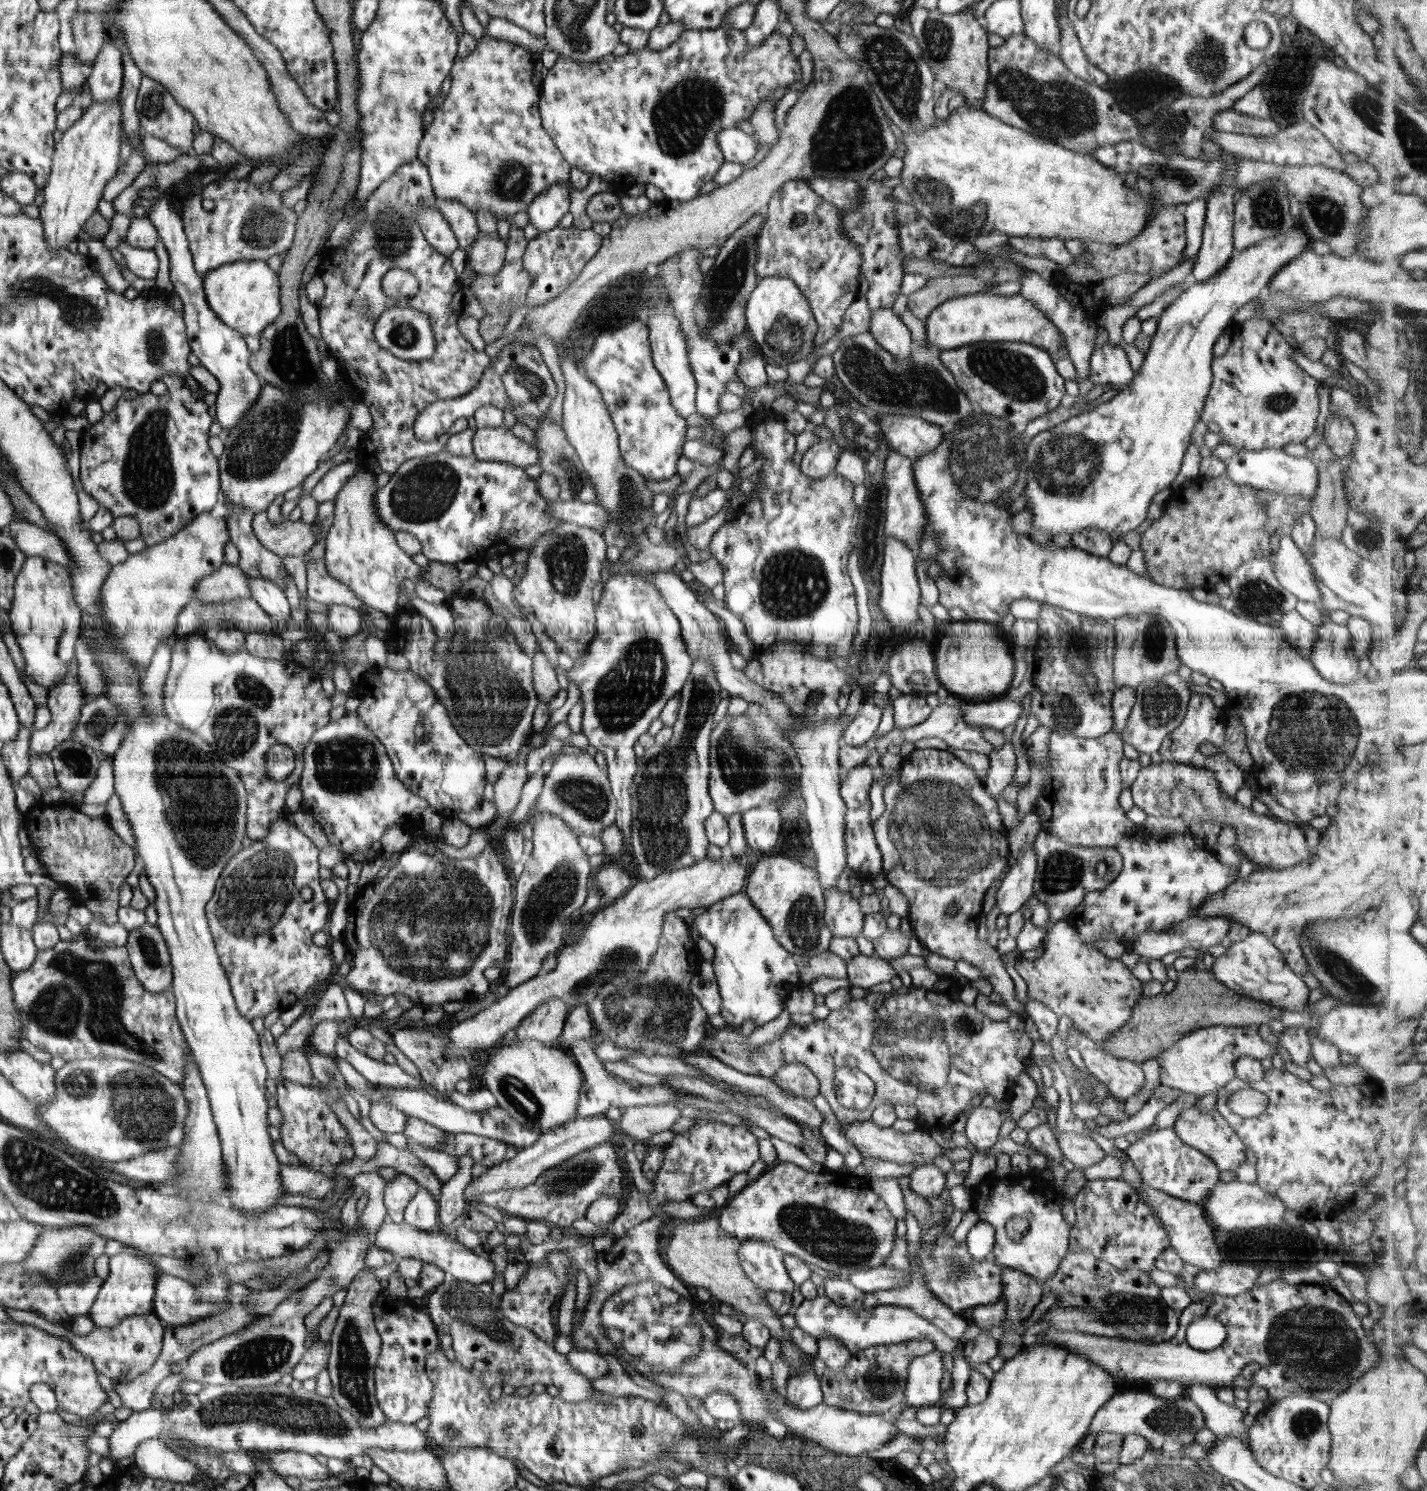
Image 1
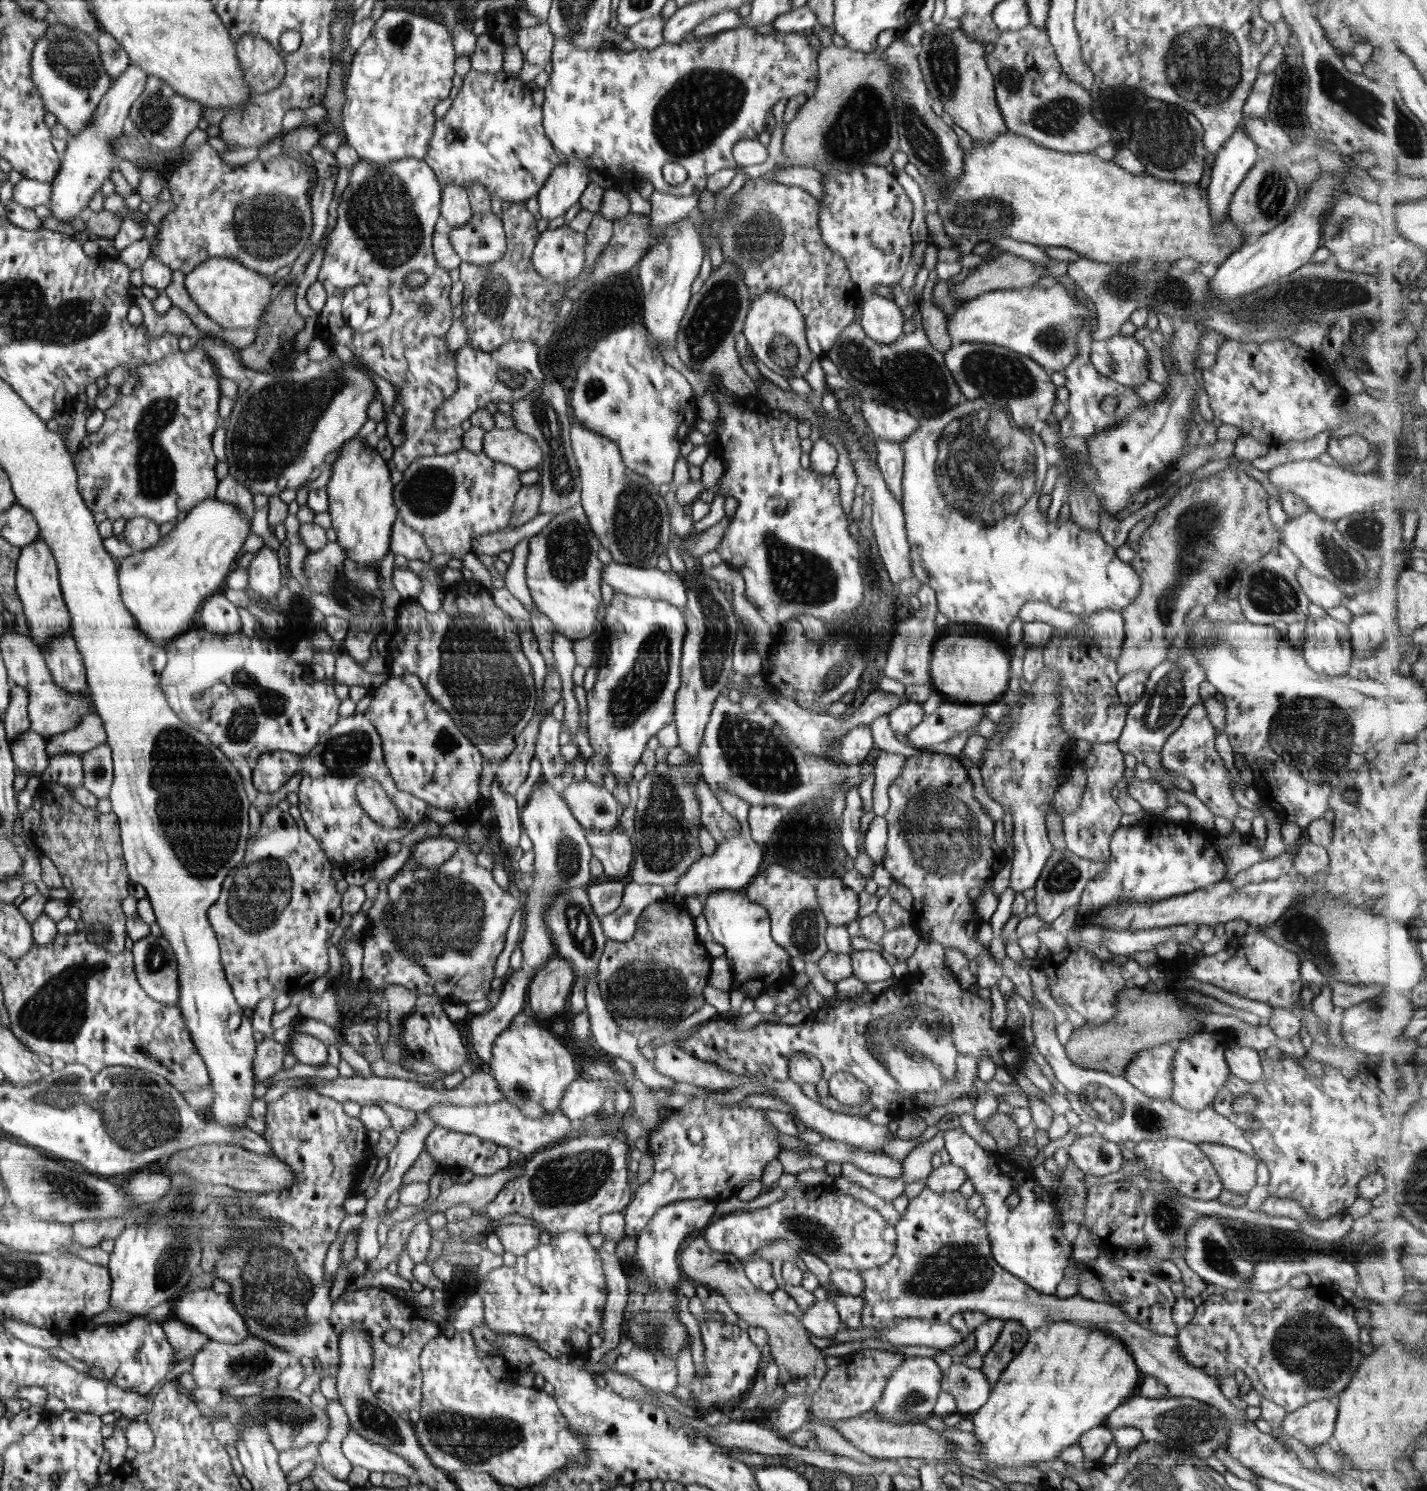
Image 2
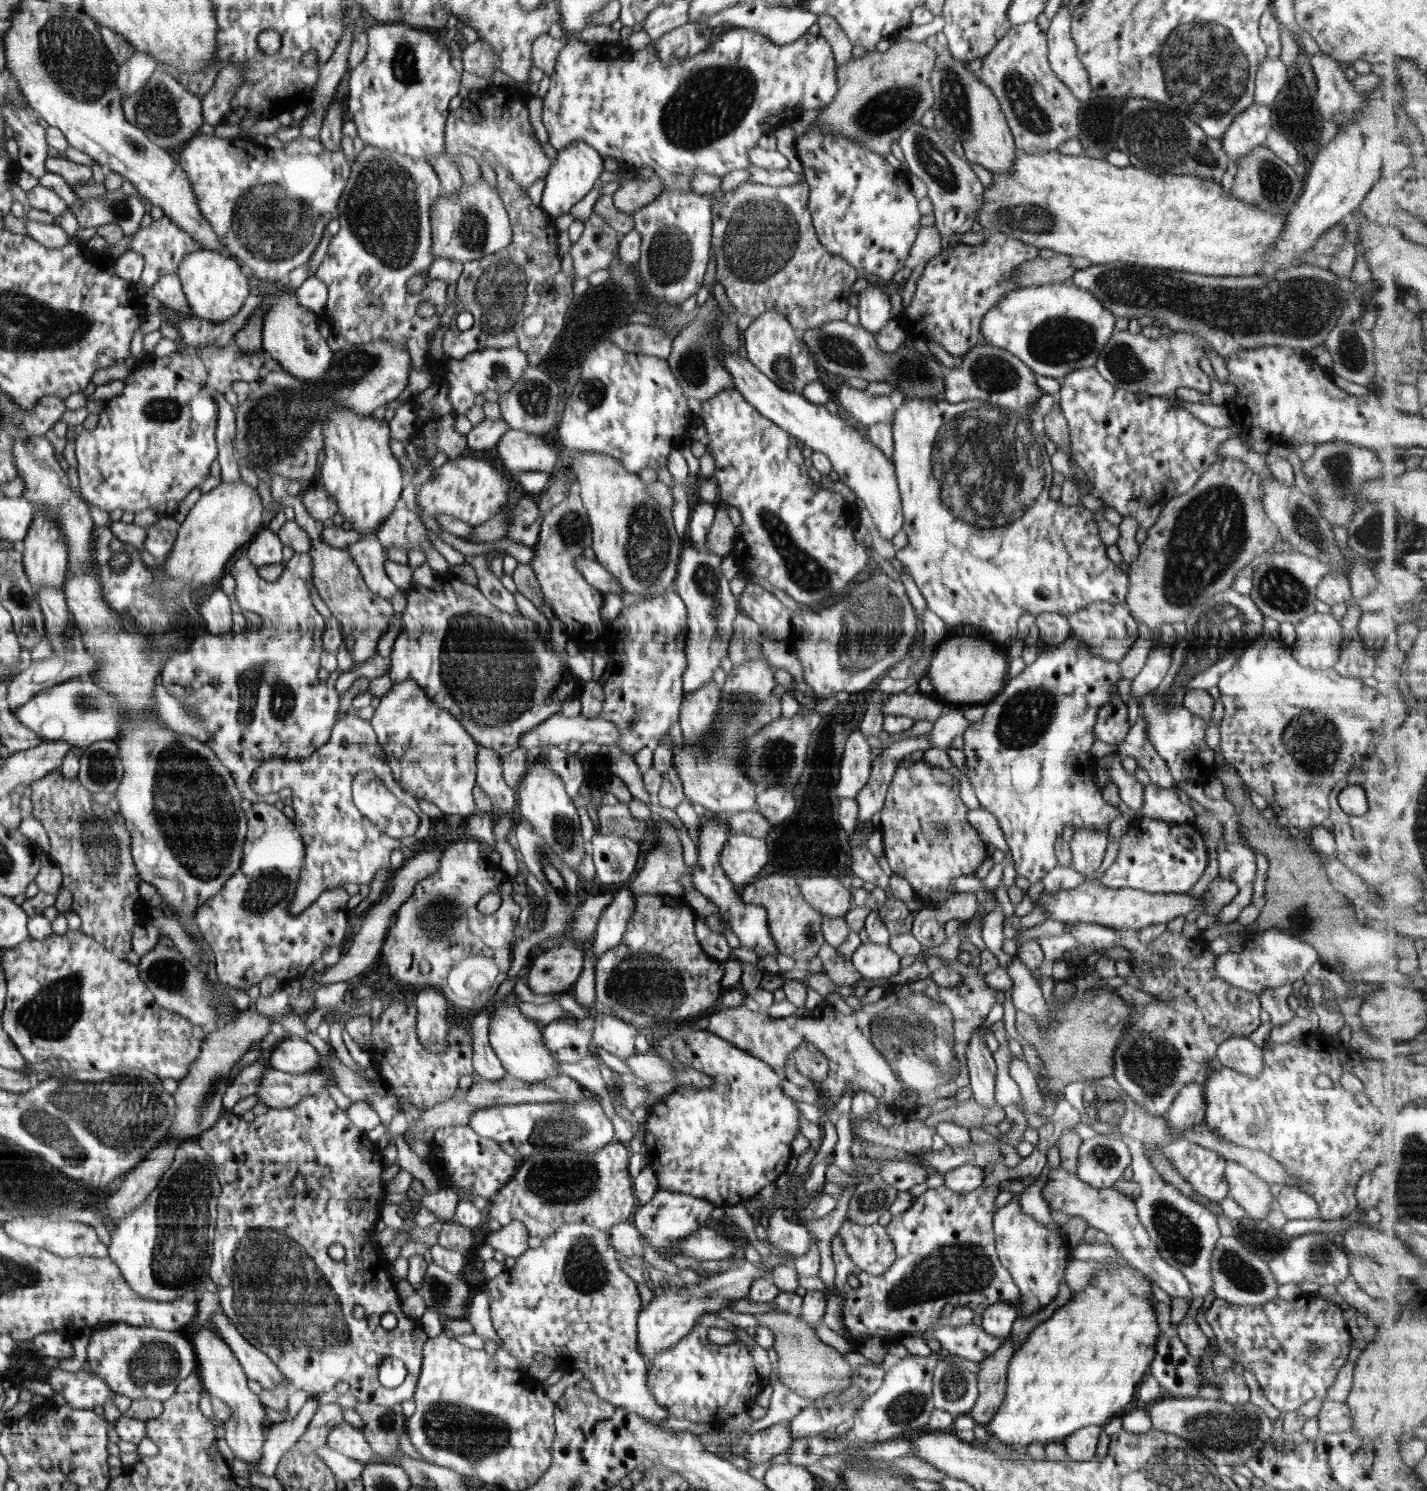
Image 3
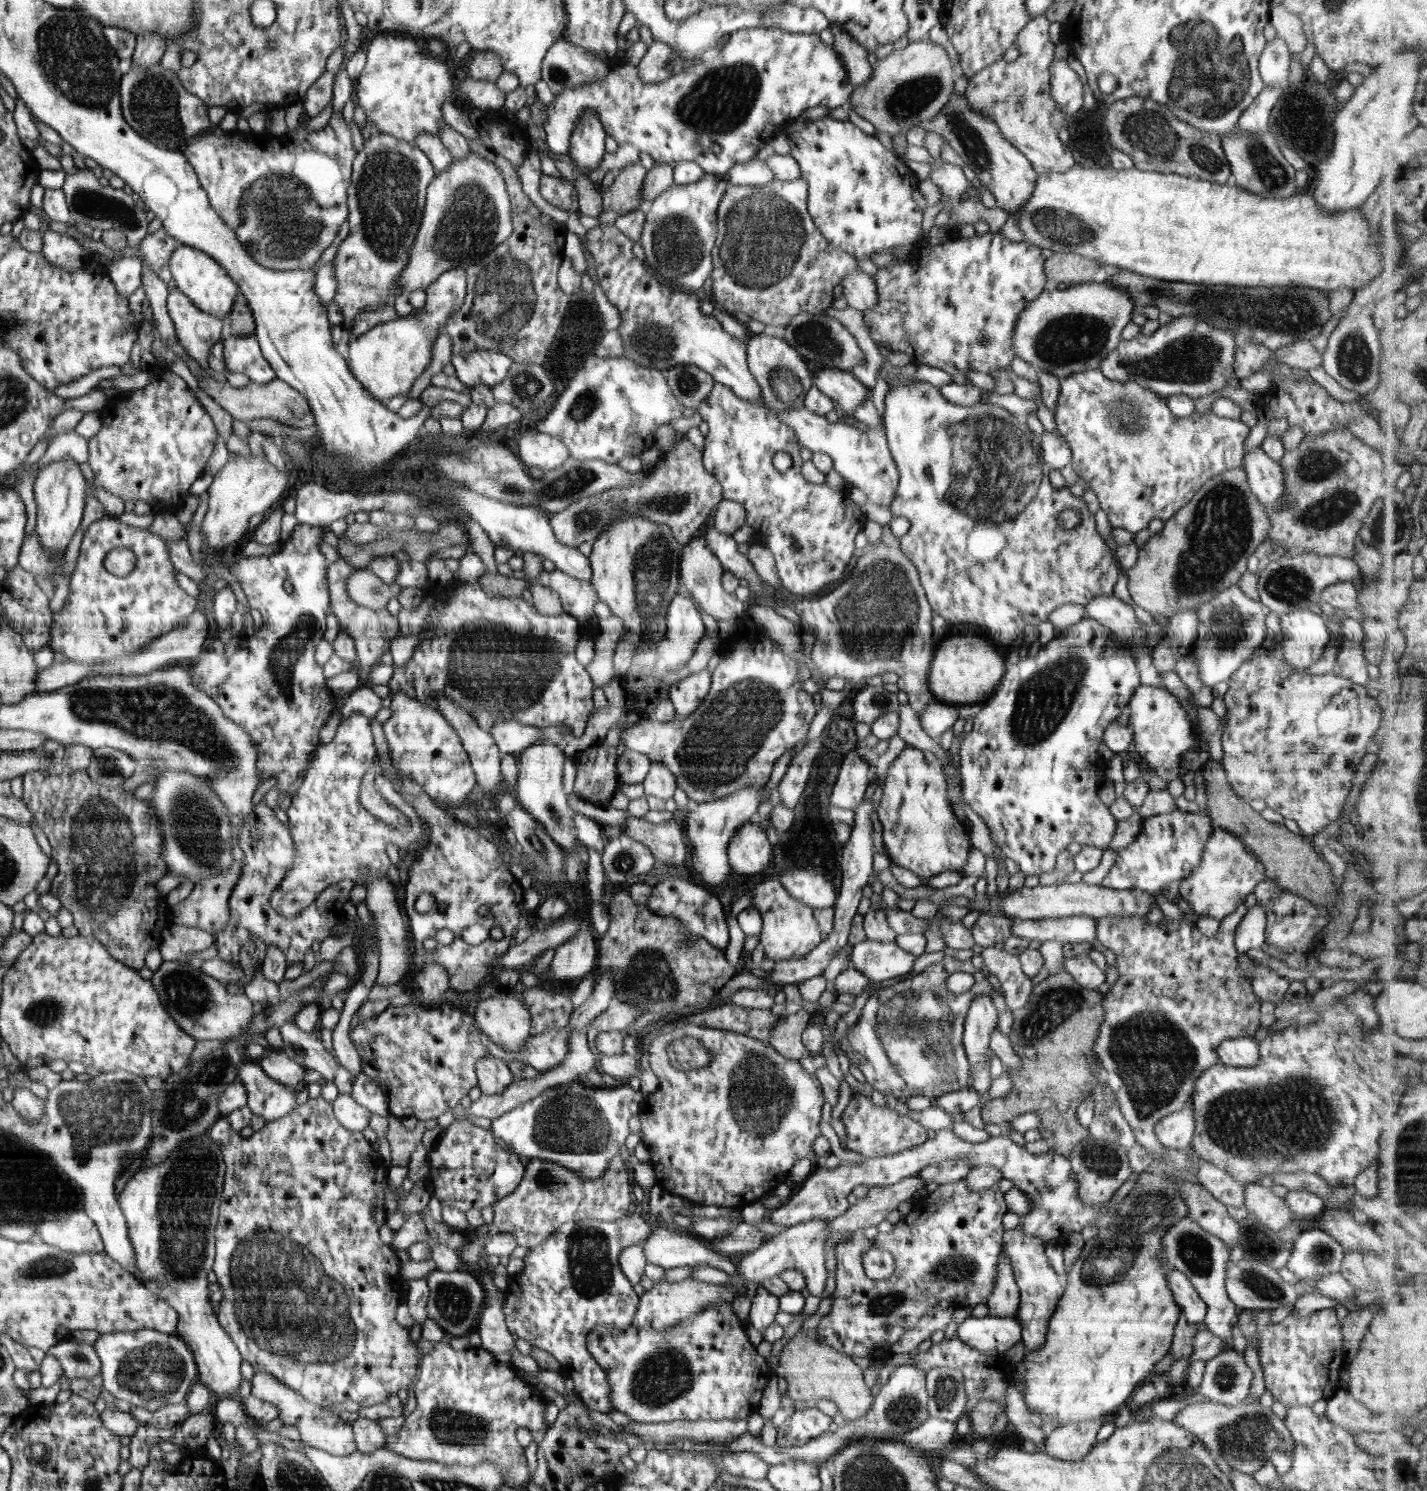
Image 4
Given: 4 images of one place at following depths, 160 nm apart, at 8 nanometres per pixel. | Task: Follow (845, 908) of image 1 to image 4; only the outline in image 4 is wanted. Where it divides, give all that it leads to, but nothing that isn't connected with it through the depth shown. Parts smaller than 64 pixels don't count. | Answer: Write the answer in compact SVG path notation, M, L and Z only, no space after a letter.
M808 870L786 872L779 880L784 885L784 890L796 900L801 900L813 910L834 907L837 892L834 885L819 873Z

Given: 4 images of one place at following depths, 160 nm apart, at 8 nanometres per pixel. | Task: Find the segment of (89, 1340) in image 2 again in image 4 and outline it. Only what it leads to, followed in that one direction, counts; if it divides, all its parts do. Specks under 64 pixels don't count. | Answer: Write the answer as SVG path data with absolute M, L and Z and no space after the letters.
M154 1329L141 1331L111 1332L100 1335L93 1344L102 1367L102 1386L120 1400L127 1400L131 1405L156 1411L162 1407L182 1403L196 1382L198 1368L193 1351L176 1334L167 1335Z

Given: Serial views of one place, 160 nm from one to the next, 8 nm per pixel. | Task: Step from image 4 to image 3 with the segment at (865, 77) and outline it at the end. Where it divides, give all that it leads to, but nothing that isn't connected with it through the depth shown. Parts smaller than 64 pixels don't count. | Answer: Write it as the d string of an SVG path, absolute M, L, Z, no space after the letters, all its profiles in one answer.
M829 14L817 15L817 23L819 24L819 34L822 35L828 44L830 44L834 53L835 61L838 66L846 64L852 57L853 44L842 30L836 19Z

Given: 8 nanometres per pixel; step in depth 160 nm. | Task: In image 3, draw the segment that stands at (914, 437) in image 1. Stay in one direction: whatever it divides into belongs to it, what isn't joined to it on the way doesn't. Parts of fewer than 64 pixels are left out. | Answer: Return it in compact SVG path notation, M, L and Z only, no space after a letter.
M844 383L838 389L836 402L866 428L878 423L891 425L894 421L896 408L888 395L872 395Z

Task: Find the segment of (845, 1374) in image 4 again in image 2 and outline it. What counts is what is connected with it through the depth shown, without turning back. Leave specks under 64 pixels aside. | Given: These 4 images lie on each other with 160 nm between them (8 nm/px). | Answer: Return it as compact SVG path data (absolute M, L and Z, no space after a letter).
M698 1234L696 1238L692 1238L688 1246L680 1250L681 1272L688 1279L698 1281L709 1290L716 1290L726 1299L732 1312L738 1315L738 1319L748 1323L750 1327L764 1328L769 1334L771 1356L775 1359L780 1371L778 1384L784 1387L786 1395L813 1394L828 1372L825 1363L826 1356L822 1355L820 1348L809 1341L806 1328L800 1322L799 1315L780 1311L774 1305L771 1294L762 1292L748 1280L745 1276L745 1268L739 1260L732 1254L726 1255L710 1250L704 1240L704 1234Z

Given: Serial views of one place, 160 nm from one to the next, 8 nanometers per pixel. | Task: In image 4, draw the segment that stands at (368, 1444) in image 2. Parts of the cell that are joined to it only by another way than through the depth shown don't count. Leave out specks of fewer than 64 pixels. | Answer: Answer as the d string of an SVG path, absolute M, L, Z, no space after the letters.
M255 1372L251 1380L251 1394L260 1400L271 1402L278 1408L280 1419L284 1424L290 1424L298 1428L301 1439L314 1448L329 1452L330 1456L341 1457L357 1450L353 1425L346 1424L340 1417L340 1413L334 1413L330 1408L317 1405L305 1399L301 1393L297 1393L289 1386L280 1384L272 1374L268 1372Z

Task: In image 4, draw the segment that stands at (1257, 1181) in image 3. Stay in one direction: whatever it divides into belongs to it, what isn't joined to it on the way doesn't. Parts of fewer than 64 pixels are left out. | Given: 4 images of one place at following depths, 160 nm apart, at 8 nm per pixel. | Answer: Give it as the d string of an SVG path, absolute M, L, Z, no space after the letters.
M1248 1183L1243 1185L1243 1195L1244 1206L1247 1210L1276 1234L1296 1219L1293 1218L1293 1212L1285 1198L1274 1195L1270 1184Z

